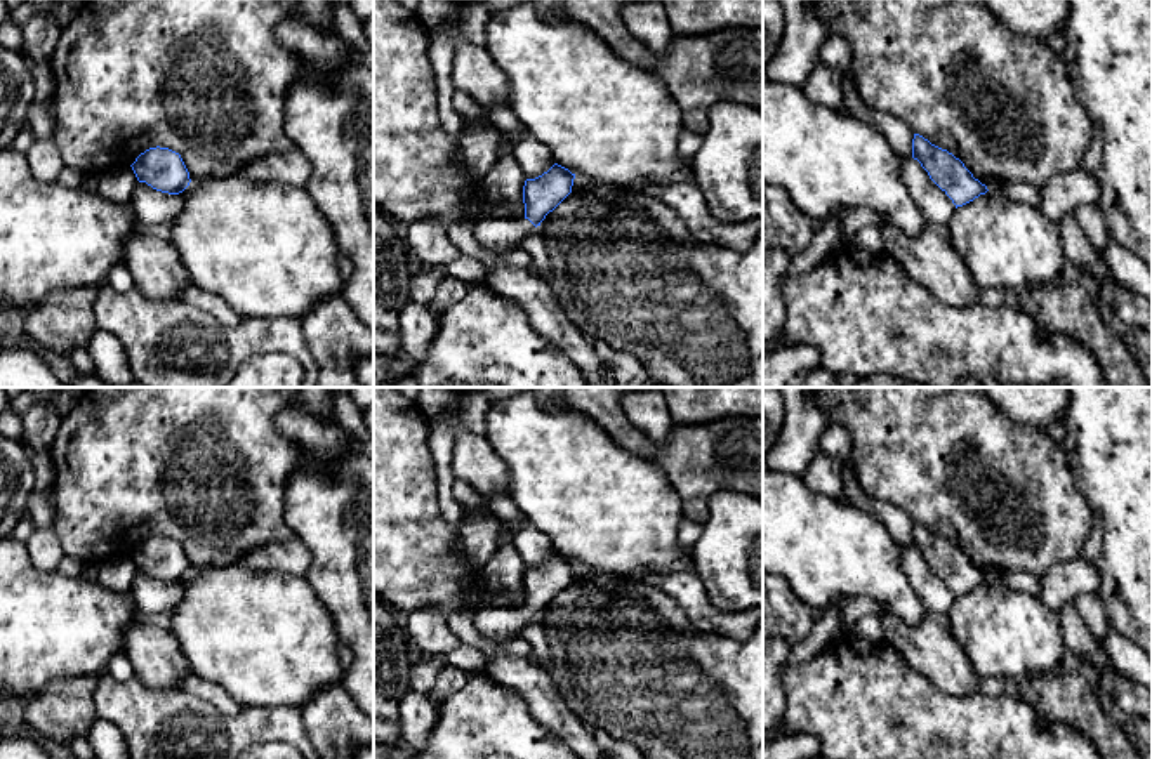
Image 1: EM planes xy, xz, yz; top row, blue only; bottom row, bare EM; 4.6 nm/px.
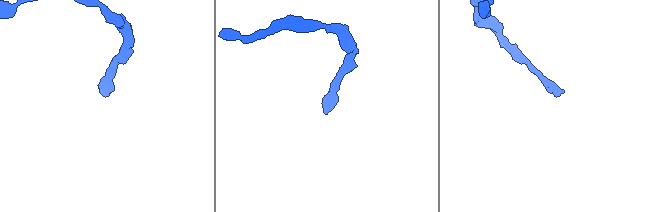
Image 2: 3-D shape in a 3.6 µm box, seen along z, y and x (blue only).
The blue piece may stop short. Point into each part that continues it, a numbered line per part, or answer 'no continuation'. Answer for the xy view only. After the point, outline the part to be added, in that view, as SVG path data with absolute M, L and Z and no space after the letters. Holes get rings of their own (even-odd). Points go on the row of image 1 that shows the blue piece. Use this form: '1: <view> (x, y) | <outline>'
no continuation

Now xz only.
1: xz (497, 235) | M493 217L480 221L473 233L481 250L492 255L500 255L518 247L518 241L533 229L535 226L525 217Z

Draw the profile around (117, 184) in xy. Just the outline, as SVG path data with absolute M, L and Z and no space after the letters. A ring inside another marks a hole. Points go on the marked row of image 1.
M130 165L113 167L97 175L97 193L113 203L129 203L132 200L137 177Z

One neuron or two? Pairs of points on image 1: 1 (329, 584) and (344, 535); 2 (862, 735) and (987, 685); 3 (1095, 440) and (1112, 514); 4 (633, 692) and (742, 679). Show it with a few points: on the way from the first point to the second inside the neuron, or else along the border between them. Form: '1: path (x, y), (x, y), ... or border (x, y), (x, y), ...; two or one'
1: path (341, 572), (344, 568), (344, 547); one
2: border (980, 690), (991, 695), (1005, 695); two
3: path (1105, 459), (1112, 466), (1112, 495); one
4: path (661, 692), (715, 692); one

